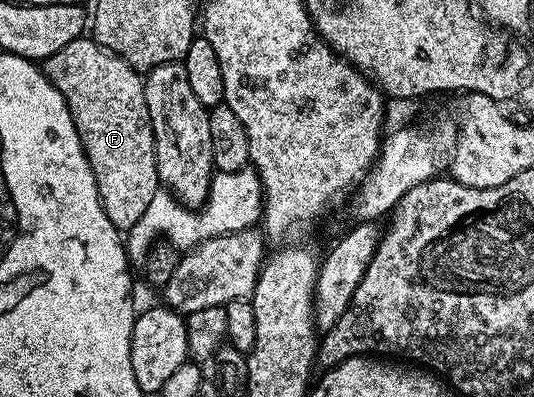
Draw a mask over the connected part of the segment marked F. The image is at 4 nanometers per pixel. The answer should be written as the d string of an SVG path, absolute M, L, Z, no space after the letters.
M84 36L65 44L53 56L42 59L41 69L49 81L61 92L63 105L69 108L73 116L73 124L77 128L77 136L83 145L85 156L89 160L89 168L95 177L95 186L99 190L99 199L105 208L105 216L120 232L131 229L141 216L145 216L145 208L149 208L149 200L161 189L157 176L157 156L153 128L149 120L149 108L145 104L144 75L135 70L121 56L103 49L94 37Z

